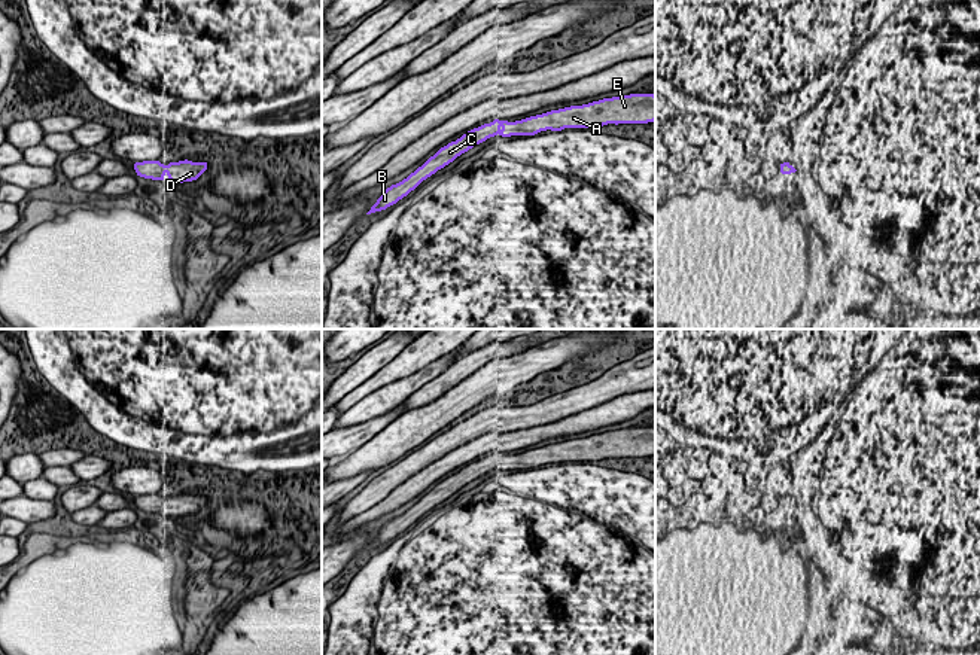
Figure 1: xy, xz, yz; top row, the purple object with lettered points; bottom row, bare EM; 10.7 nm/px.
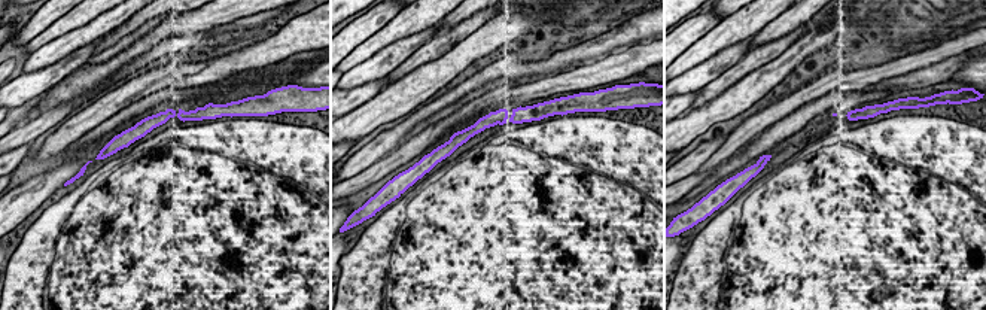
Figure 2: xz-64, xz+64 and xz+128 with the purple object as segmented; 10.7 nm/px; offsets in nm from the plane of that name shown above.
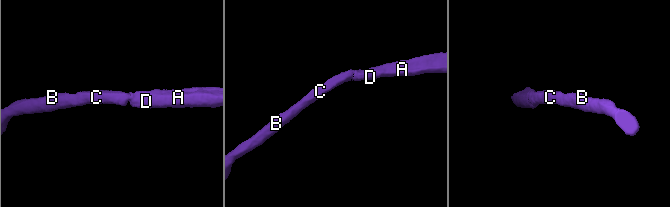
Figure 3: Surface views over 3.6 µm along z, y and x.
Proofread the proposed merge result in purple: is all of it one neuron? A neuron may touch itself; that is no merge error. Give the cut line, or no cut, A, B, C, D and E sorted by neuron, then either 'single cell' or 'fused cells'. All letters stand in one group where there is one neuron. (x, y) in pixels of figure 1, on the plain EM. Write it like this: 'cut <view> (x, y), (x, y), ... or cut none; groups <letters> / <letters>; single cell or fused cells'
cut none; groups A B C D E; single cell

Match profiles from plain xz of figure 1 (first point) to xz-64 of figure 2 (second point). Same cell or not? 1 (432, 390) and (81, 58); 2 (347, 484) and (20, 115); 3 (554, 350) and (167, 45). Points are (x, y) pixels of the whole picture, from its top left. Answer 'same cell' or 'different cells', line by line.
1: different cells
2: different cells
3: different cells

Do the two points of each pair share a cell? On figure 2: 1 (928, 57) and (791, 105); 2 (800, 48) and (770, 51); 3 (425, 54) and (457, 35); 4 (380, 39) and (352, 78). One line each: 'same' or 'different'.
1: same
2: different
3: same
4: different

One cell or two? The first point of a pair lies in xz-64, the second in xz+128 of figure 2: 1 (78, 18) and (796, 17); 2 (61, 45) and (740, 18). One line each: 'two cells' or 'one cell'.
1: two cells
2: two cells

